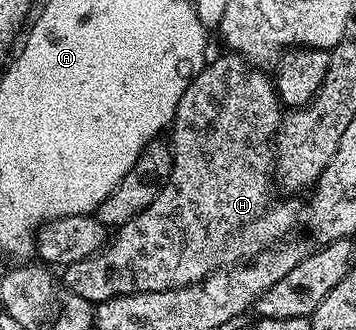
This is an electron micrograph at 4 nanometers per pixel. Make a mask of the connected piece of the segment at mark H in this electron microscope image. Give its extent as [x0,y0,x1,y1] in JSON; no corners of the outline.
[62,54,302,306]

